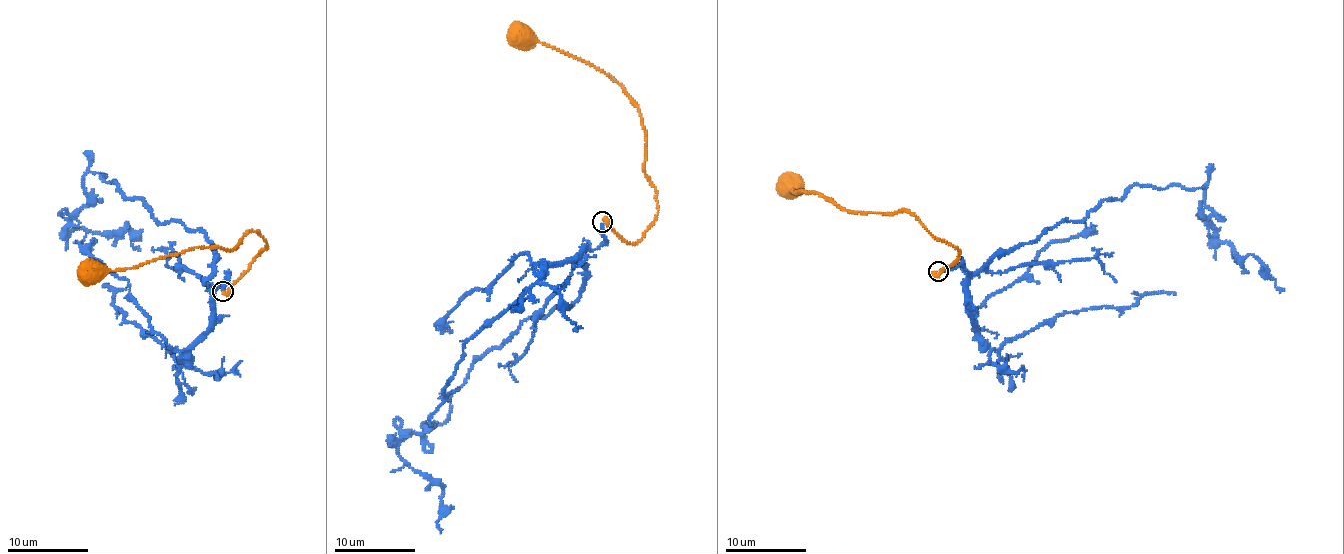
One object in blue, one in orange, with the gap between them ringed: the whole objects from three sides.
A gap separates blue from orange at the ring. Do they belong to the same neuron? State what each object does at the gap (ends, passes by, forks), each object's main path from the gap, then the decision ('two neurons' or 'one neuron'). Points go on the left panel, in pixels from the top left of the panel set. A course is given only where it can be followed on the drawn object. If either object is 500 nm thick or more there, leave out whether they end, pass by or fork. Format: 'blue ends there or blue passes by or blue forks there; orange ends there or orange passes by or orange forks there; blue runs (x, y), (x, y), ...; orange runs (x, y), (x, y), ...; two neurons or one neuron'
blue ends there; orange ends there; blue runs (221, 290), (201, 230), (156, 221), (88, 172), (68, 228), (125, 222), (139, 248); orange runs (223, 291), (227, 292), (266, 248), (259, 232), (248, 232), (235, 248), (199, 246), (135, 267), (89, 275); one neuron

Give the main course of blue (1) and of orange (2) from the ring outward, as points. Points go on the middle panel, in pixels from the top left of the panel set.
1: (601, 224), (575, 300), (524, 321), (475, 363), (450, 416), (395, 443), (442, 490), (440, 533)
2: (603, 220), (629, 242), (654, 220), (658, 205), (644, 173), (639, 109), (602, 71), (518, 36)

